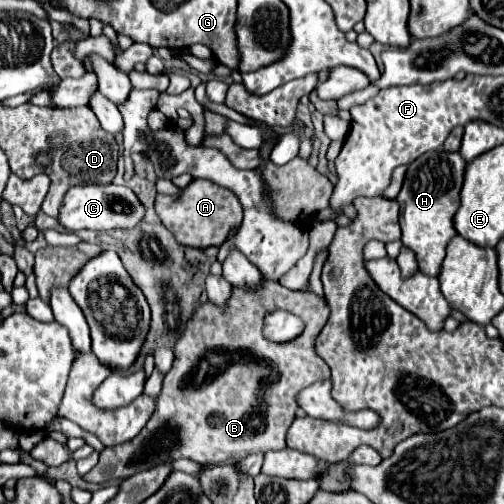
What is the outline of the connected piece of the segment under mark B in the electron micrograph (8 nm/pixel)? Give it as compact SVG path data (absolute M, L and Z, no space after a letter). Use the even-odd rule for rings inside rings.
M278 281L262 283L262 289L258 289L258 291L240 291L240 289L234 289L234 291L232 291L232 297L230 297L230 301L226 303L224 309L220 309L220 307L216 307L216 305L212 305L212 303L204 303L202 307L198 307L198 311L196 311L194 317L188 321L186 331L180 335L180 339L178 339L178 343L176 343L176 347L174 347L174 365L172 365L172 369L168 371L168 375L164 377L162 391L160 391L160 395L156 397L156 411L154 411L154 415L150 417L150 421L146 423L146 427L144 427L132 441L126 441L126 443L122 443L122 445L118 445L118 447L108 447L108 449L104 449L104 451L100 453L100 461L96 463L96 467L94 467L90 473L84 475L84 479L90 481L90 483L102 483L102 479L126 479L126 477L132 477L132 475L138 473L138 471L144 471L144 469L150 469L150 467L156 467L156 465L170 465L172 461L182 459L182 457L192 459L192 461L196 461L196 463L200 463L200 465L218 465L218 463L226 463L226 461L244 459L246 455L254 455L254 451L266 453L266 451L274 451L274 449L284 449L284 447L286 447L286 431L290 429L290 423L296 419L296 411L300 409L300 407L298 407L298 401L296 401L298 393L300 393L302 389L306 389L308 385L316 383L316 381L330 379L330 367L328 367L328 363L314 351L316 337L320 335L322 327L326 325L328 315L330 315L330 309L328 309L328 305L326 305L326 301L324 301L322 297L318 297L318 295L312 293L310 289L306 289L306 291L292 291L292 289L286 289L286 287L282 287ZM274 309L286 309L286 311L298 315L298 317L306 323L304 333L302 333L300 337L296 337L294 341L290 341L290 343L270 343L268 339L264 339L264 335L262 335L262 321L264 321L264 315L266 315L268 311L274 311Z

